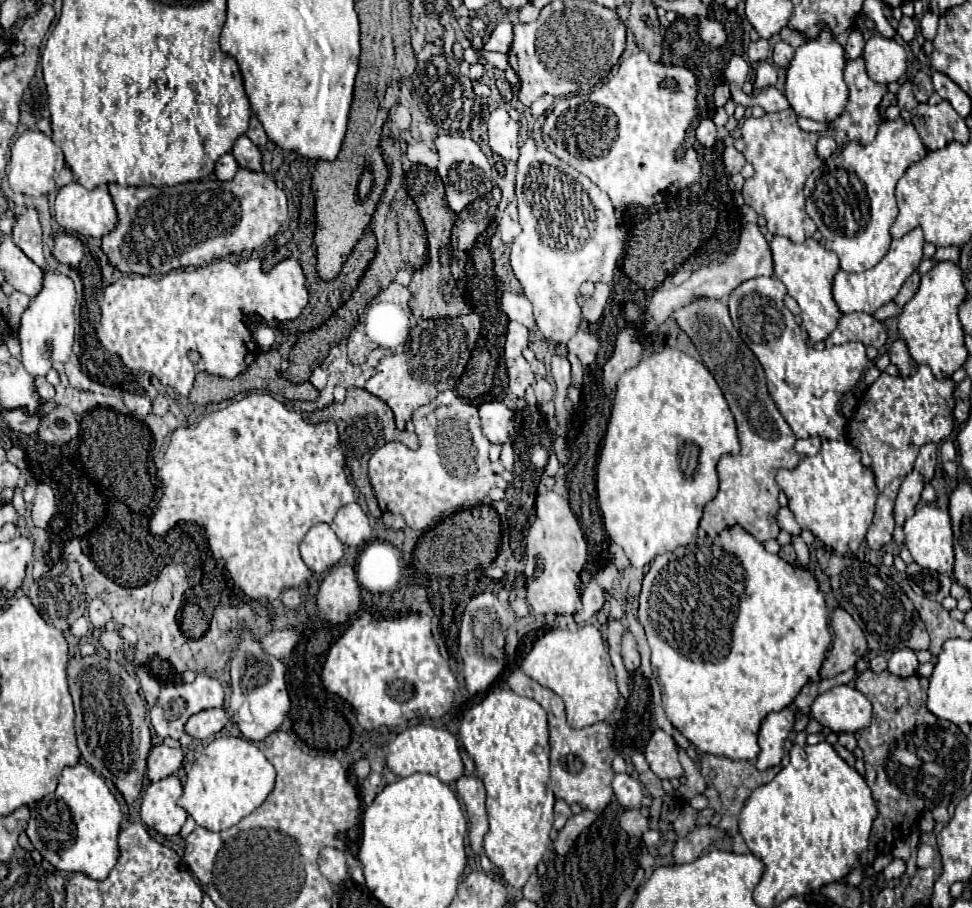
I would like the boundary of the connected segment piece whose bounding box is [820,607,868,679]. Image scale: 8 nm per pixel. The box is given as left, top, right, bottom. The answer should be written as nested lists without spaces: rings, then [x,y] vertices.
[[[842,607],[834,609],[830,625],[832,625],[834,641],[832,641],[832,649],[826,655],[822,671],[820,671],[822,679],[834,677],[838,673],[852,669],[856,661],[862,659],[868,651],[864,631],[850,617],[850,613],[846,613]]]

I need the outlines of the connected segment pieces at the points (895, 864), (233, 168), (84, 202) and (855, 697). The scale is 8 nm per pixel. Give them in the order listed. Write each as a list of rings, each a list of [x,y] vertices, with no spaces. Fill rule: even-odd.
[[[895,858],[882,872],[886,879],[898,879],[906,870],[906,862],[902,859]]]
[[[226,153],[216,161],[216,177],[220,181],[230,181],[236,175],[236,171],[238,171],[238,163],[232,157],[232,153]]]
[[[72,181],[68,185],[64,185],[58,195],[56,195],[56,201],[54,201],[54,219],[60,227],[66,229],[66,233],[72,233],[72,235],[82,235],[82,237],[94,237],[94,239],[100,239],[104,237],[106,233],[110,233],[116,223],[118,223],[118,217],[116,217],[116,209],[114,209],[114,203],[112,203],[112,197],[108,193],[106,187],[96,187],[92,191],[88,191],[86,187],[82,187],[80,183]]]
[[[838,685],[814,699],[810,715],[834,733],[856,733],[870,725],[872,703],[854,685]]]

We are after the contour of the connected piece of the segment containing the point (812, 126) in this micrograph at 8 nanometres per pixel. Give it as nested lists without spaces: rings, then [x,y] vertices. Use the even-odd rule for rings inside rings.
[[[797,117],[800,128],[806,132],[824,133],[830,128],[829,123],[820,123],[812,119]]]

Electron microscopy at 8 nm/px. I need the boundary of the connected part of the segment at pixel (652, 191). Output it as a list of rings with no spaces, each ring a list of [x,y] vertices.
[[[638,51],[618,65],[618,71],[600,87],[586,95],[560,99],[542,127],[542,139],[550,153],[590,177],[602,191],[608,193],[616,209],[640,205],[642,209],[662,203],[668,195],[684,189],[700,179],[698,153],[684,149],[686,129],[696,117],[696,79],[686,67],[652,63],[646,53]]]

